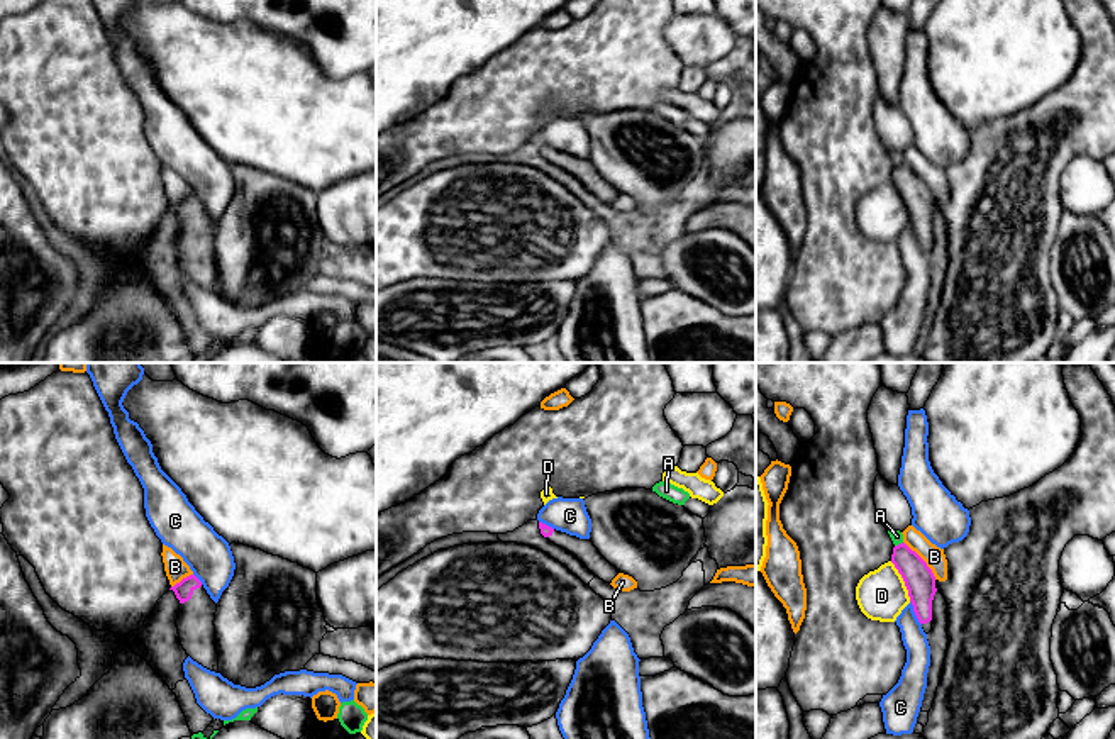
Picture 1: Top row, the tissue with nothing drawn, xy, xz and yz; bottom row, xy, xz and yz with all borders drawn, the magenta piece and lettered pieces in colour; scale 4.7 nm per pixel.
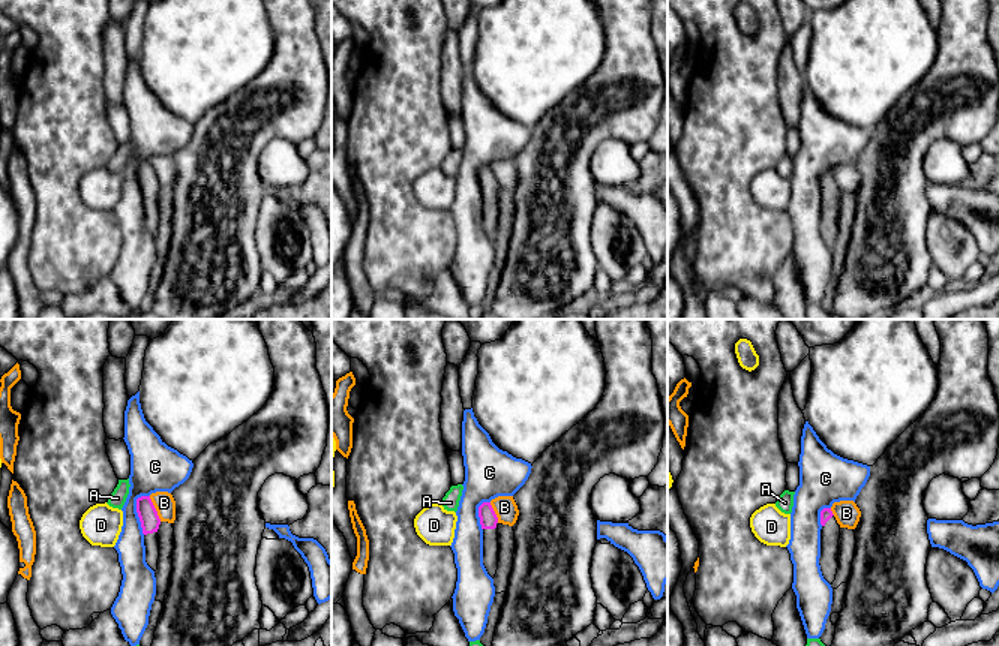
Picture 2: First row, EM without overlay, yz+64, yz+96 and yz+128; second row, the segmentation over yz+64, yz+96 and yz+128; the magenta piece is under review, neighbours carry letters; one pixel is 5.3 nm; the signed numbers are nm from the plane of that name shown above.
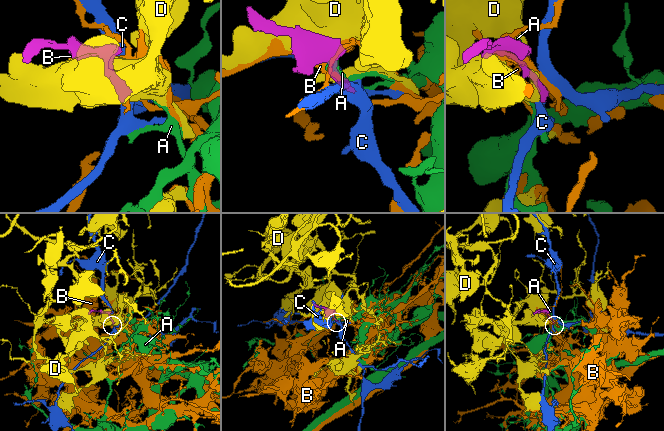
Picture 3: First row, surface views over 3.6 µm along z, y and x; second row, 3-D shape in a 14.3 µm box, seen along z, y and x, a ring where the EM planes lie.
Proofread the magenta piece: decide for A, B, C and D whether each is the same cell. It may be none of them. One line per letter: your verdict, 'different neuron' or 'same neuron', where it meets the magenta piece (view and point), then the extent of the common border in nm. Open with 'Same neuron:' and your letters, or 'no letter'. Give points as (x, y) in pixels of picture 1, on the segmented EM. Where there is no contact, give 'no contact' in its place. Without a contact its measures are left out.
Same neuron: no letter
A: different neuron; contact yz (898, 544); length 50 nm
B: different neuron; contact yz (922, 560); length 240 nm
C: different neuron; contact yz (914, 611); length 130 nm
D: different neuron; contact yz (904, 580); length 220 nm

